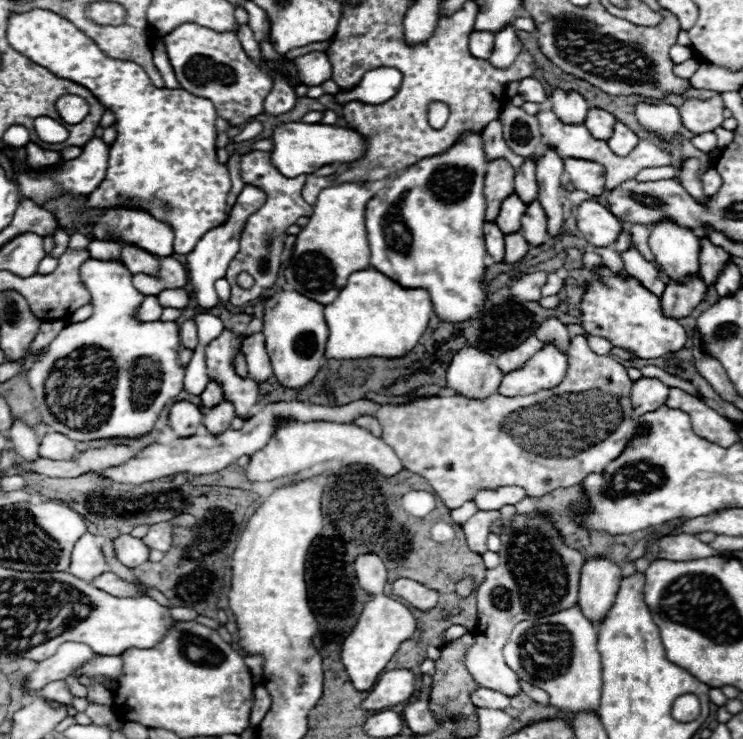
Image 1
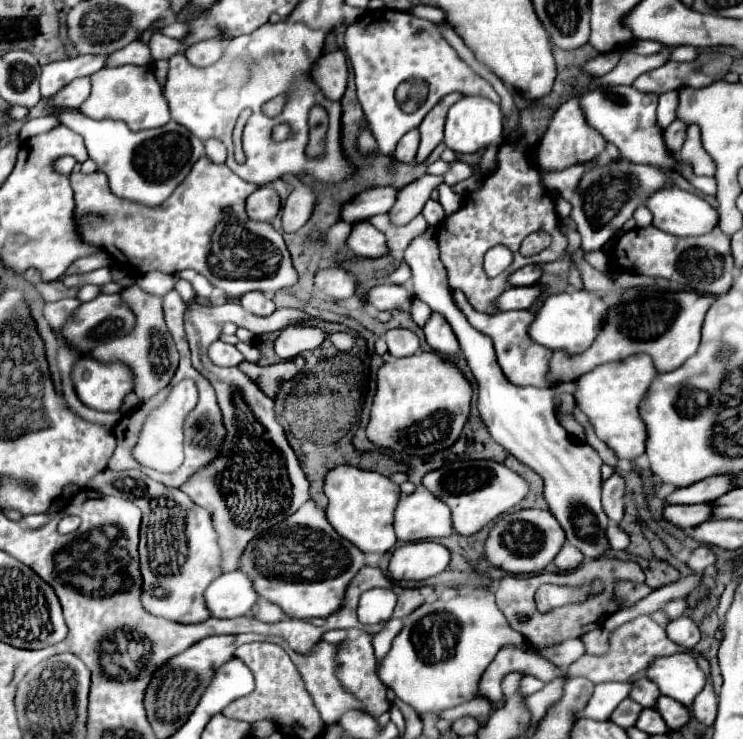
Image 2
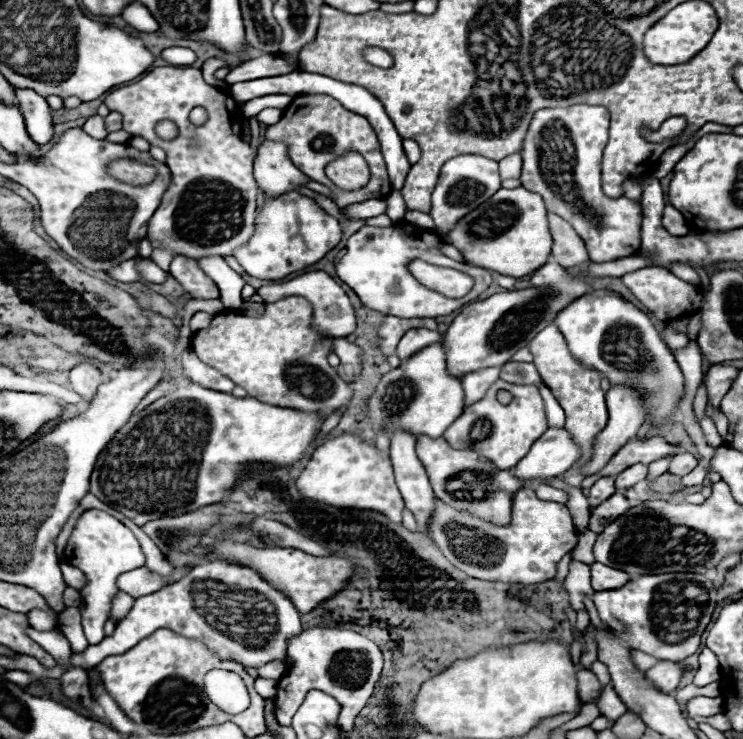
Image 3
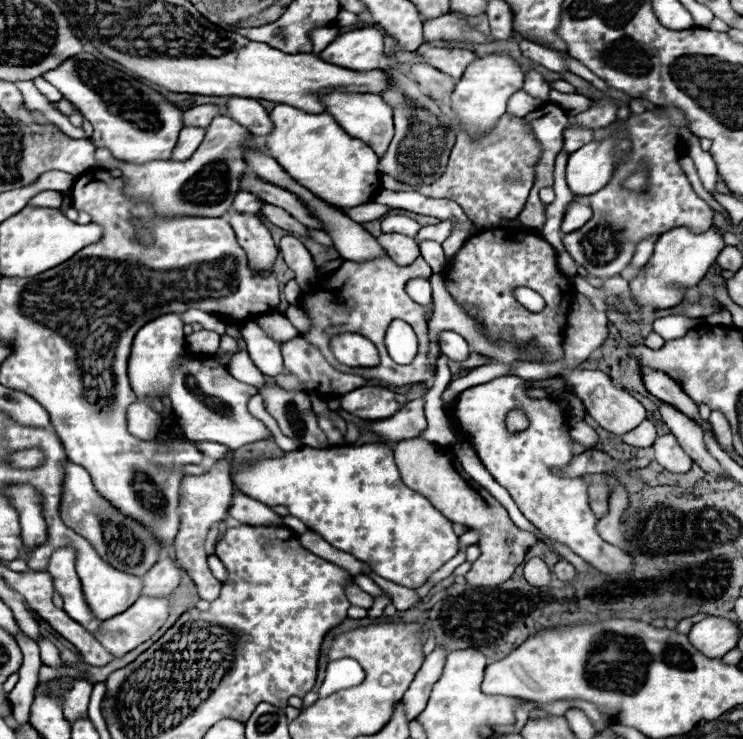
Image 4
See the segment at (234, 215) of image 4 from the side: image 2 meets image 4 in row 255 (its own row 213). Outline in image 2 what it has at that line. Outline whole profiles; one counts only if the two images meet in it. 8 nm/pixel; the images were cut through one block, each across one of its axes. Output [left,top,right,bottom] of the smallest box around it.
[246,186,280,222]

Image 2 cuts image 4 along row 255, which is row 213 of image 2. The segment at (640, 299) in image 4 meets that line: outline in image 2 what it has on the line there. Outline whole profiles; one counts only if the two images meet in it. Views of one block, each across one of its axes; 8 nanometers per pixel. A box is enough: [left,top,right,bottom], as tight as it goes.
[646,188,718,236]

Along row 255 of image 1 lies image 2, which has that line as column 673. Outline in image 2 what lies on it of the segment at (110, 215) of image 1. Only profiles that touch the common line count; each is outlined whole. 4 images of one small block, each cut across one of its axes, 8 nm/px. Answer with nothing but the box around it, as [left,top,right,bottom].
[580,86,716,194]

